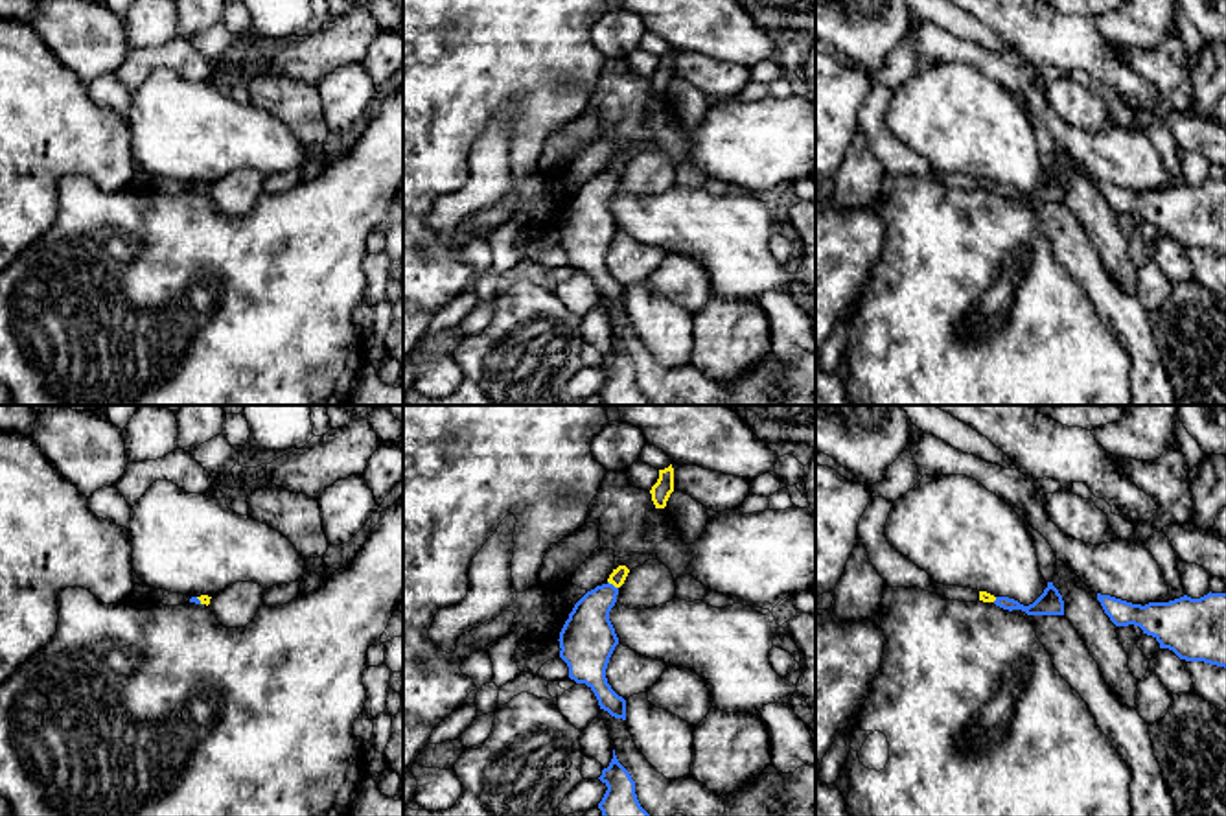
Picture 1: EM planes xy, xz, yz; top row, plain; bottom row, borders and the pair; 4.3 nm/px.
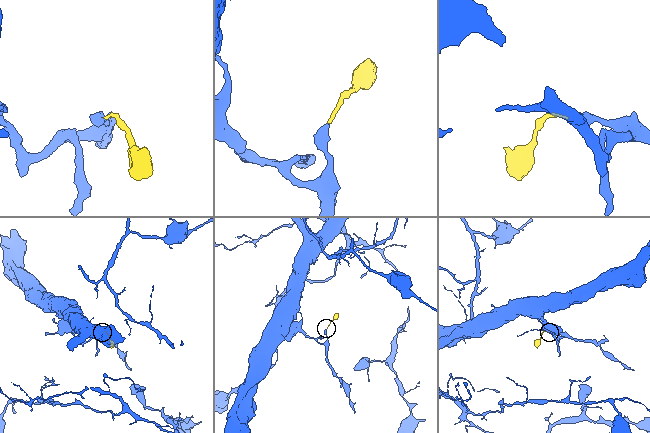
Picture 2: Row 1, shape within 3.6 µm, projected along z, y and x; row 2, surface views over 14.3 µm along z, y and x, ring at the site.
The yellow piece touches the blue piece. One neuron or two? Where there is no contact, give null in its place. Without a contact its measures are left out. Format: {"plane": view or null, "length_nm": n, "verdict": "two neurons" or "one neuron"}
{"plane": "xz", "length_nm": 60, "verdict": "one neuron"}

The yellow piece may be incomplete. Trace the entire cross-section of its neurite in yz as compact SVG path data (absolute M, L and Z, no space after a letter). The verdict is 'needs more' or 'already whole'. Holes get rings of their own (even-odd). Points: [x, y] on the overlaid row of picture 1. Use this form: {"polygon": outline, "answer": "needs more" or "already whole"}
{"polygon": "M1047 582L1044 593L1029 606L1024 606L1009 597L994 597L987 591L979 591L979 600L994 602L996 606L1009 612L1022 610L1027 615L1064 615L1064 600L1058 589L1053 586L1053 582Z", "answer": "needs more"}

